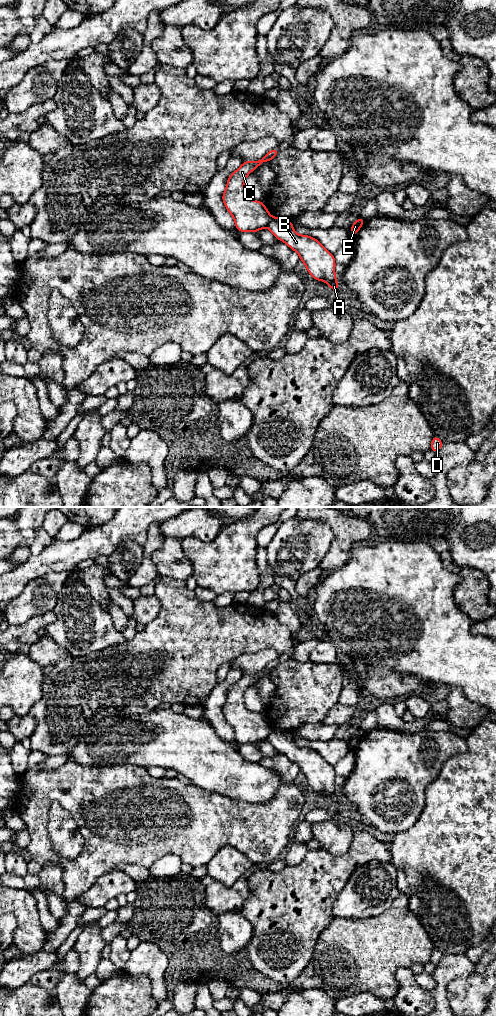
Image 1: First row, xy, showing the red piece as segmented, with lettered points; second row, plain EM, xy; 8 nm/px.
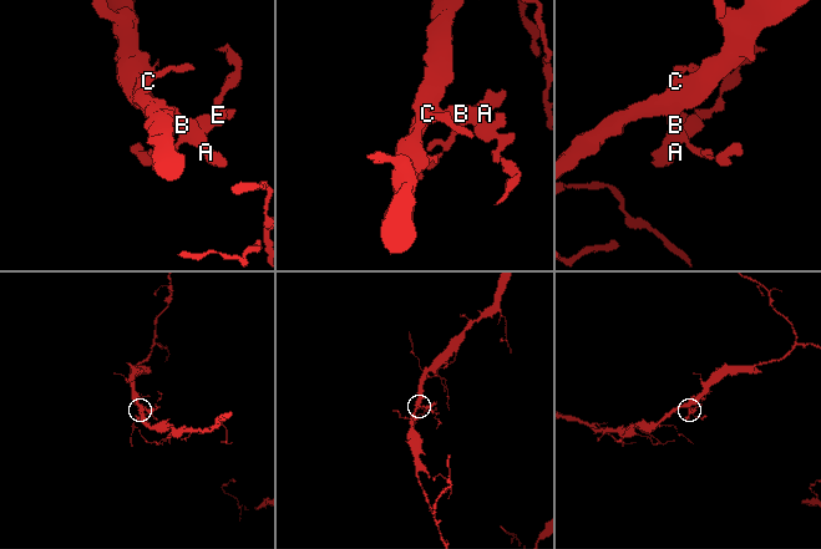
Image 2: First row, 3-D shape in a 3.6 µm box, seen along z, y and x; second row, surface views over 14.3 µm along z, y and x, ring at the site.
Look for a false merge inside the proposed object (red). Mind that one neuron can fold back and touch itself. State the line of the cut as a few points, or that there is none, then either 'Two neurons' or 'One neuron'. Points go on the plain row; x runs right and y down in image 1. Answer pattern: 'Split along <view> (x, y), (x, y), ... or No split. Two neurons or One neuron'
Split along xy (271, 729), (266, 738). Two neurons

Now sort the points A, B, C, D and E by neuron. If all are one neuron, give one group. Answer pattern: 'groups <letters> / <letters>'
groups A B E / C D

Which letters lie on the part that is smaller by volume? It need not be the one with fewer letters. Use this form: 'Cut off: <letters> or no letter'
Cut off: A, B, E

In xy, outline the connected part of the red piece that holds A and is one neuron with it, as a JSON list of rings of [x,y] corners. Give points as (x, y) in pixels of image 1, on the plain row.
[[[271,729],[267,740],[277,752],[283,753],[299,766],[300,772],[314,791],[326,794],[332,802],[338,804],[334,767],[317,751],[308,747],[298,747],[291,732],[279,729]]]

